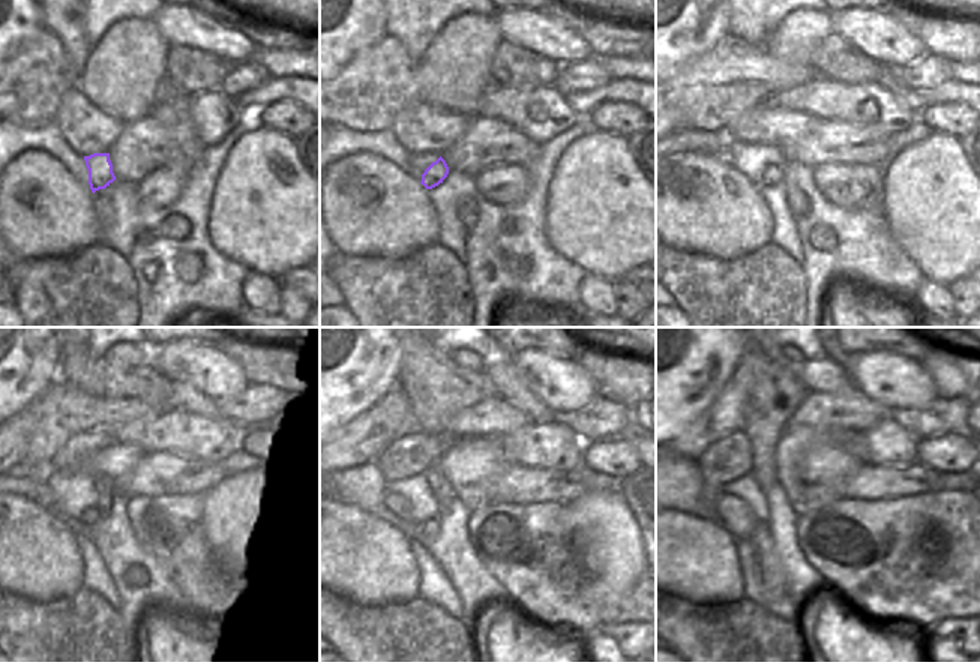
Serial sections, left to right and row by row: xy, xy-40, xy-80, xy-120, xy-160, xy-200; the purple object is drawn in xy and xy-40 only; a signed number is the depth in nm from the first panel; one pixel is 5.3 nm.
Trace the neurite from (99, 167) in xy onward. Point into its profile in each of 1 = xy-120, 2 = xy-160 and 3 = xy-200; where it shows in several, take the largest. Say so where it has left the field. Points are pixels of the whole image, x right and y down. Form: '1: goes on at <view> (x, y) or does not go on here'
1: goes on at xy-120 (90, 524)
2: goes on at xy-160 (425, 533)
3: goes on at xy-200 (773, 578)

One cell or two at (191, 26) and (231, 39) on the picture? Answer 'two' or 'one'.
one

